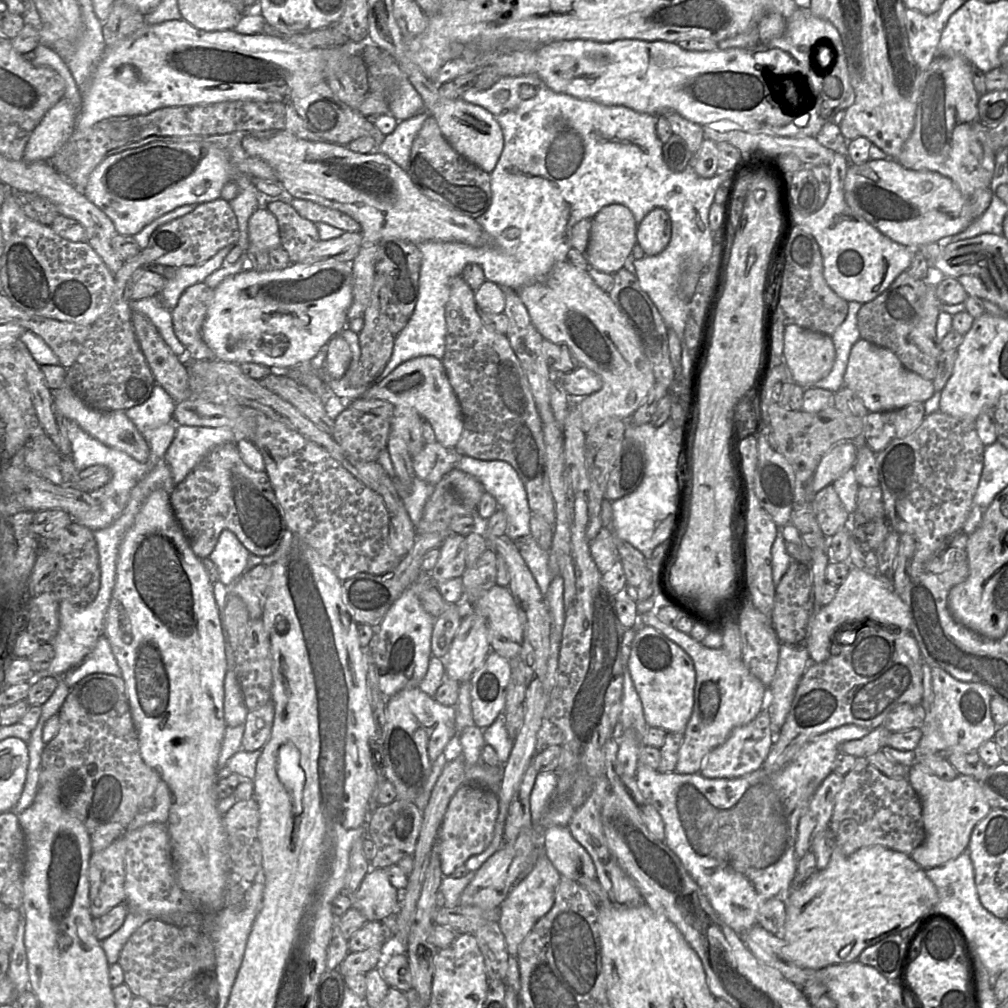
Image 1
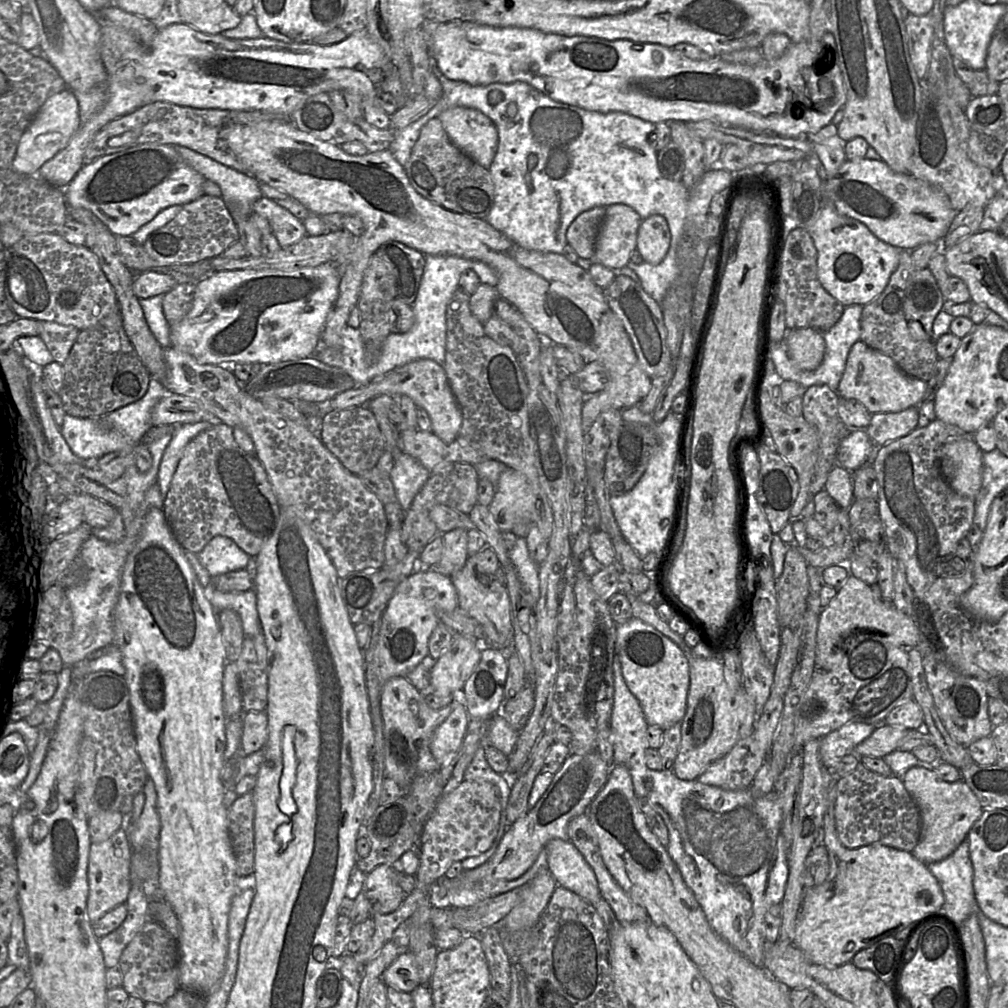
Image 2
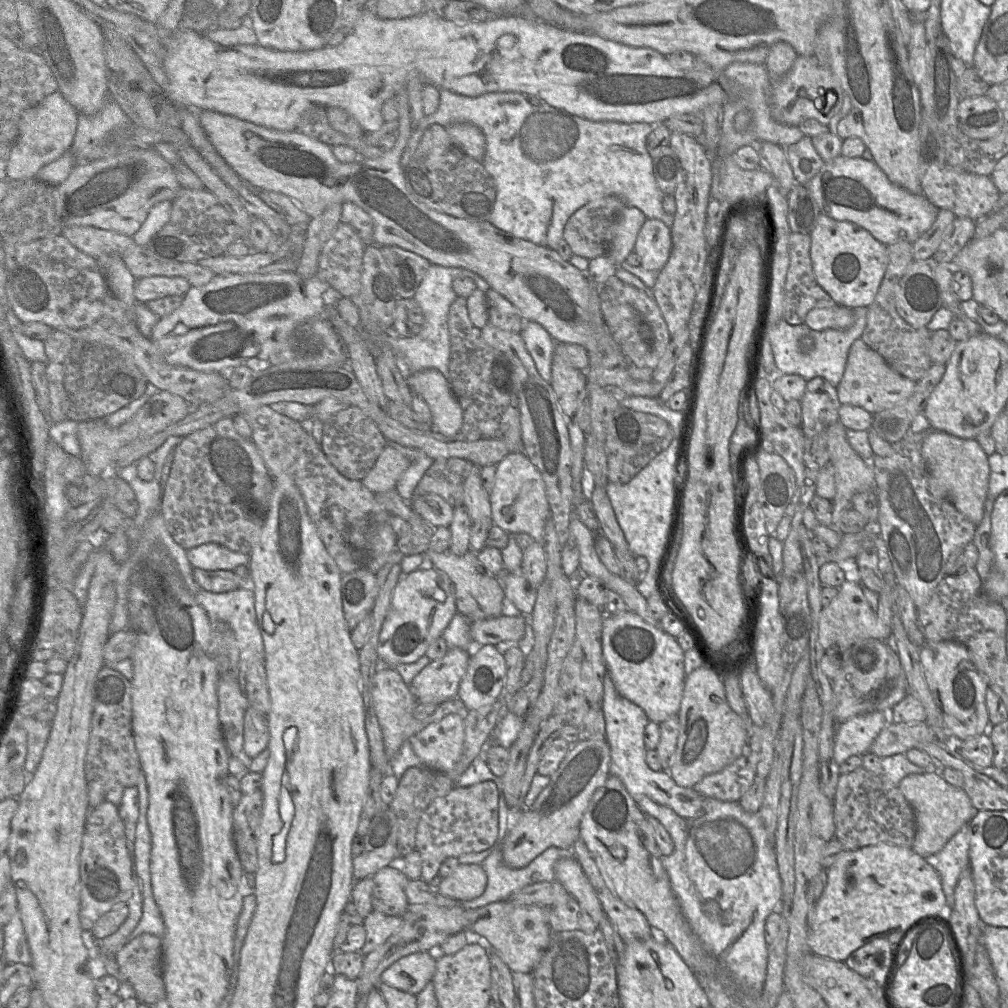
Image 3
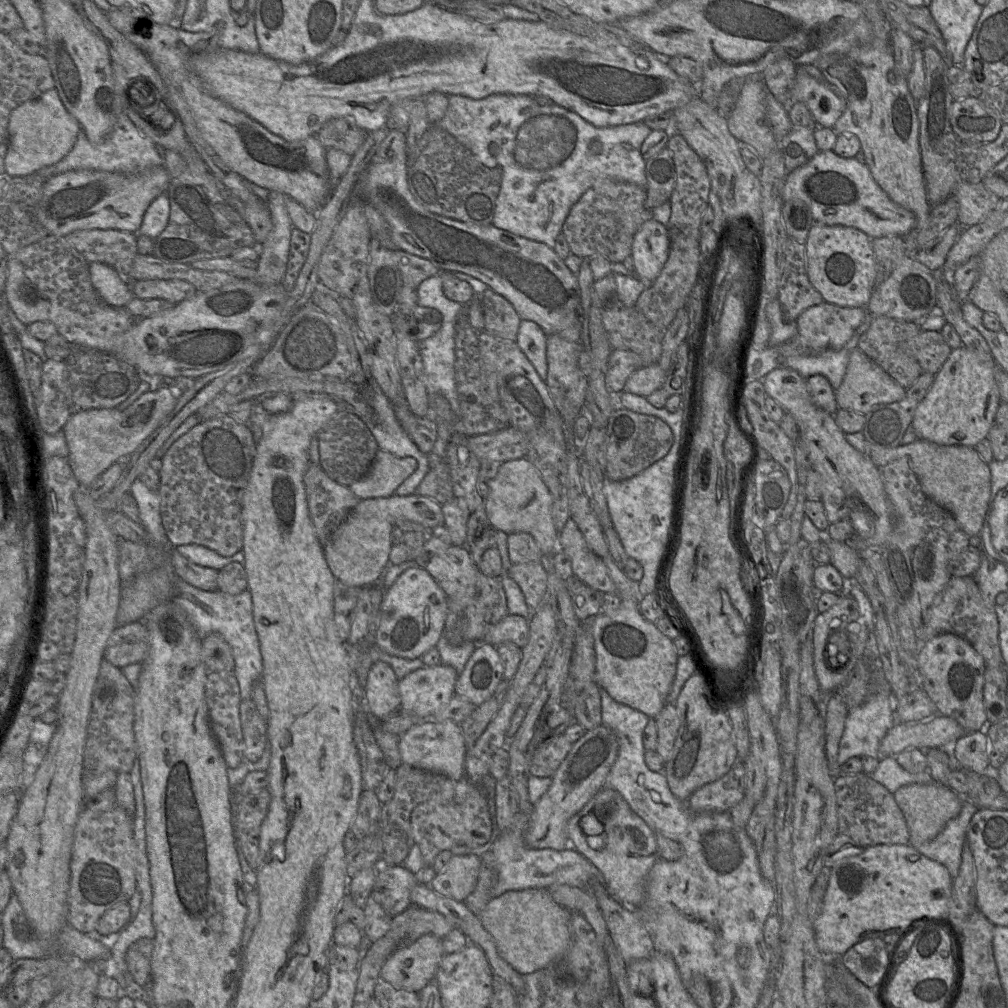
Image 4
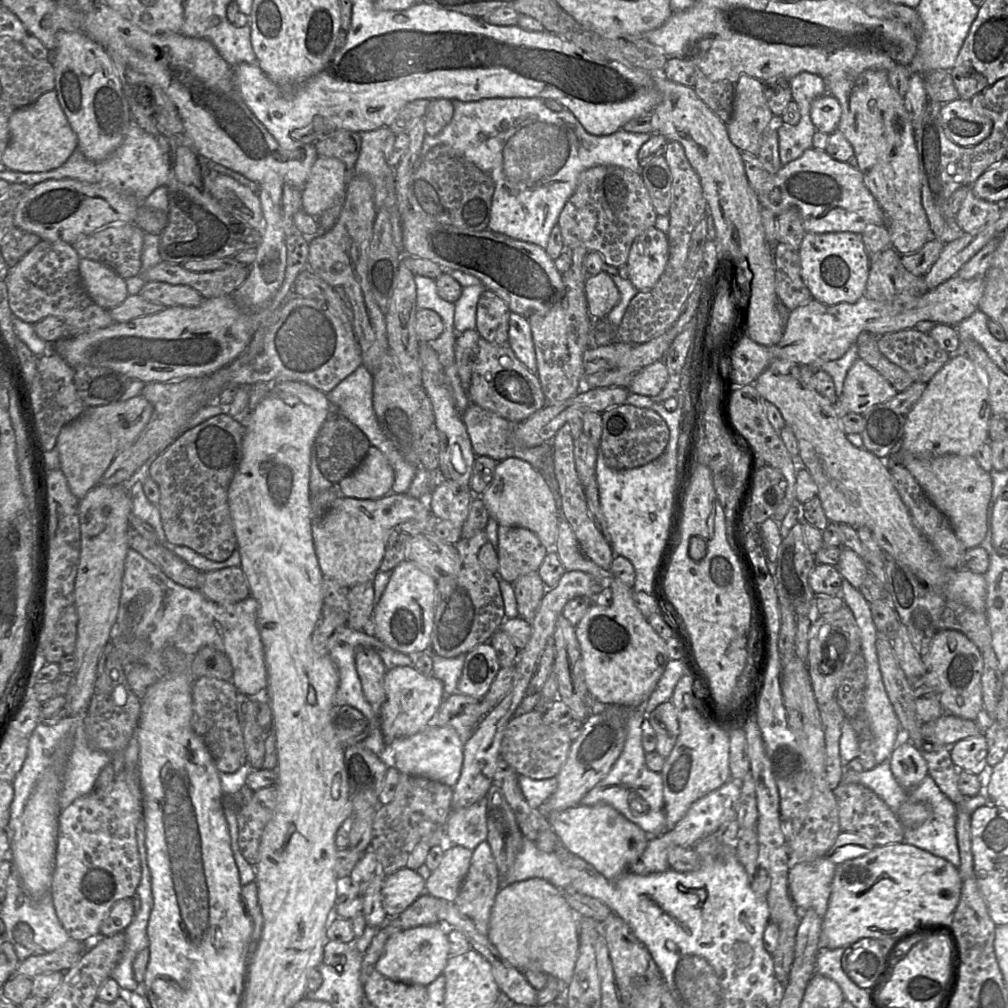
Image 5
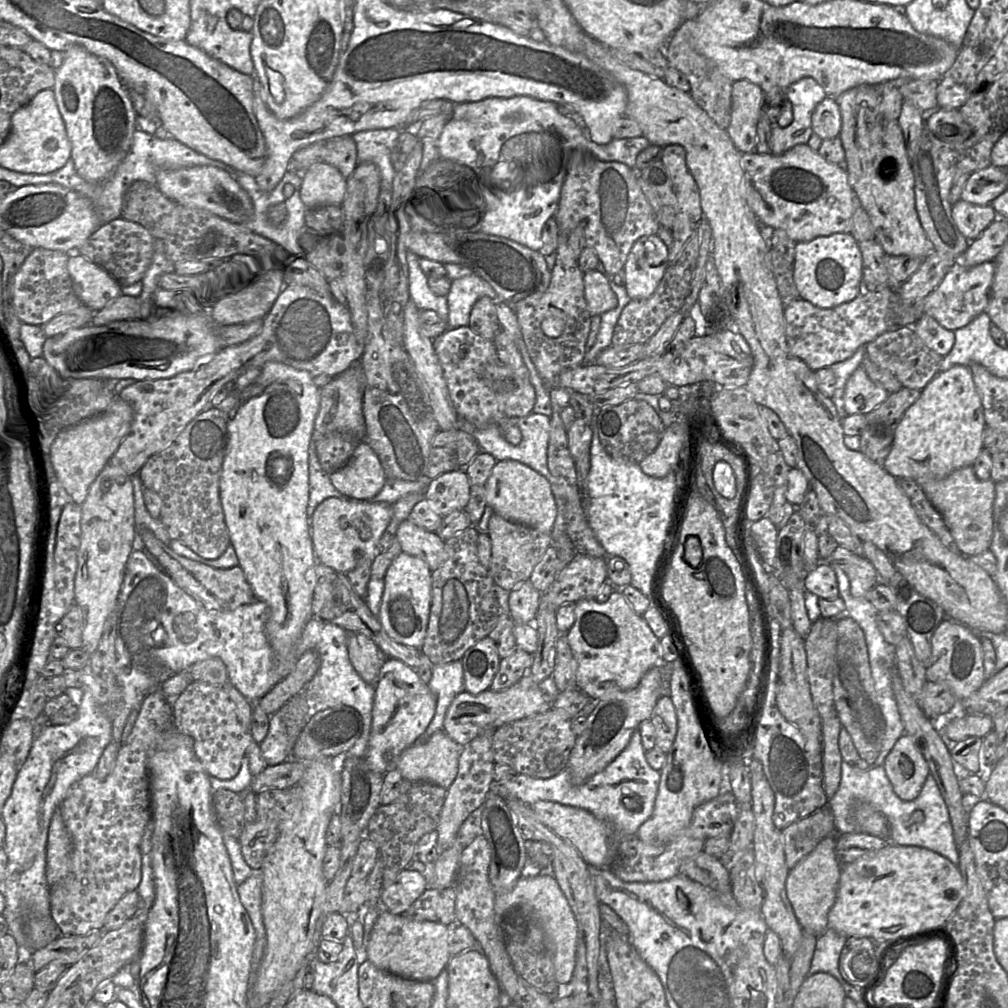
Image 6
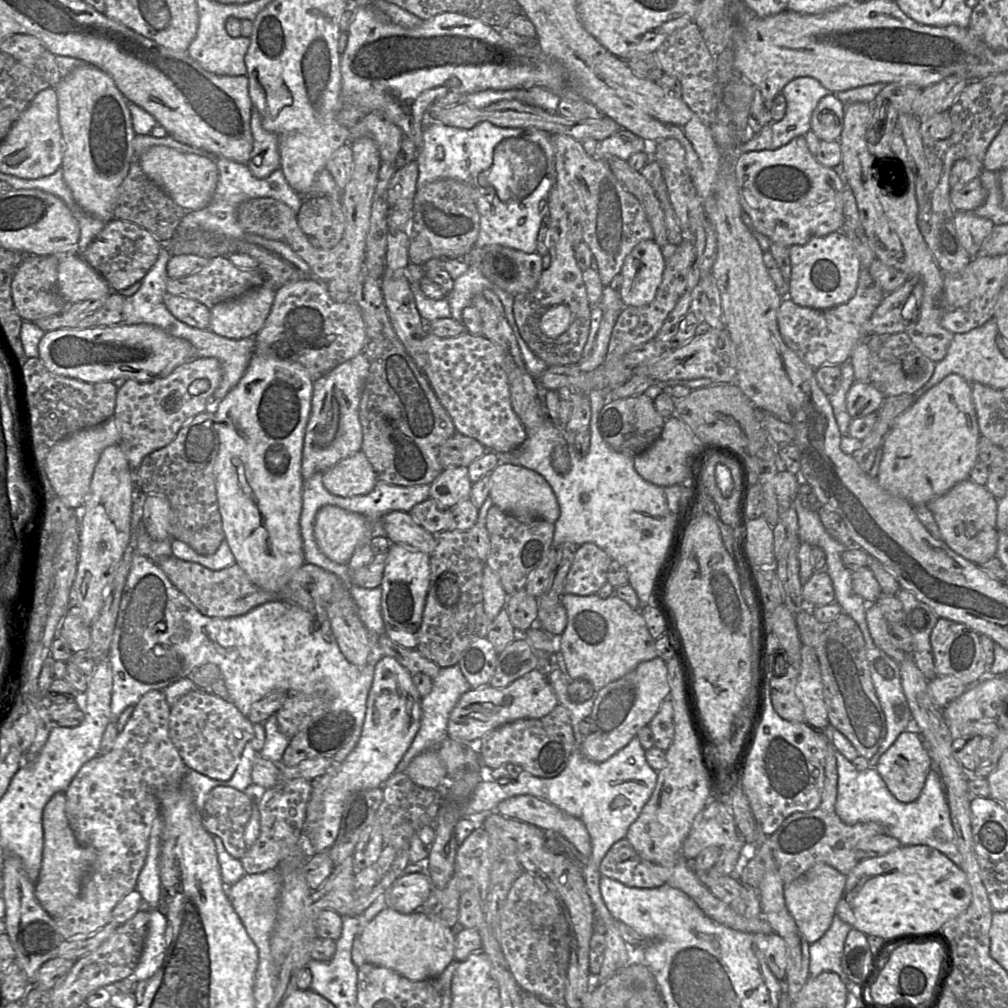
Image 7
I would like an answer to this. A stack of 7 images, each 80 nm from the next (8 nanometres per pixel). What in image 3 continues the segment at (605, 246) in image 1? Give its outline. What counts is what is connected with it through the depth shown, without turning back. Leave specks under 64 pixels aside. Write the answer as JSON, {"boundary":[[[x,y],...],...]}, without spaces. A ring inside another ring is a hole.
{"boundary":[[[627,205],[615,224],[606,256],[615,264],[622,264],[634,250],[637,234],[647,218],[640,209]]]}

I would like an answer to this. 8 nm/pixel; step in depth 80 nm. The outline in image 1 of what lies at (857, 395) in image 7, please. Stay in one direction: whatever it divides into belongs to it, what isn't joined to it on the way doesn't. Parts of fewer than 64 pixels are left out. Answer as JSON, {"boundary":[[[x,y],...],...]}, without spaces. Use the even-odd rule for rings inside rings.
{"boundary":[[[861,338],[852,346],[843,387],[854,391],[868,412],[885,412],[901,409],[912,403],[924,403],[935,393],[932,380],[907,370],[890,349]]]}

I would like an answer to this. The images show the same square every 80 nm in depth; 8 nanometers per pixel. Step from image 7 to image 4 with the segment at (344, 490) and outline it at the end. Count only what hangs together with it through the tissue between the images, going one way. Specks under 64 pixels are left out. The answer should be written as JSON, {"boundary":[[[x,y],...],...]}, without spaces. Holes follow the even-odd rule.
{"boundary":[[[378,449],[368,473],[351,484],[349,489],[360,500],[393,495],[398,486],[413,473],[416,465],[414,458],[401,458]]]}

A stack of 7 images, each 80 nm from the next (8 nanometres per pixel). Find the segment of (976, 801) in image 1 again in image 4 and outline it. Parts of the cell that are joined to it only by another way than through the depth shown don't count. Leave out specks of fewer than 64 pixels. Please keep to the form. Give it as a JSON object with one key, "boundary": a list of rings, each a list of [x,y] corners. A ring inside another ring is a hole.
{"boundary":[[[936,781],[904,785],[894,792],[894,798],[905,817],[910,833],[909,844],[913,847],[933,840],[946,823],[960,813],[963,801],[963,797],[948,785]]]}

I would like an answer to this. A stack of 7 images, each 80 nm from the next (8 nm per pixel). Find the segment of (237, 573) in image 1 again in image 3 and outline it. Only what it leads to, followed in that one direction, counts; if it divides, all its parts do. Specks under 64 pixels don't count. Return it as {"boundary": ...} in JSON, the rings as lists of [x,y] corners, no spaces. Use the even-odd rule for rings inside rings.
{"boundary":[[[217,543],[201,544],[186,551],[191,565],[204,570],[234,570],[249,562],[249,554],[231,551]]]}

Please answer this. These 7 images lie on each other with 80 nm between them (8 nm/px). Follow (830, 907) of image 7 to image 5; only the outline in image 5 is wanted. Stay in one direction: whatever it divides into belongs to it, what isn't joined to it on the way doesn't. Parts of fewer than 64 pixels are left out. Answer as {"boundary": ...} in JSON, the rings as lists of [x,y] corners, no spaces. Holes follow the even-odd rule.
{"boundary":[[[824,856],[790,868],[788,888],[797,910],[802,913],[812,909],[819,917],[824,917],[836,866]]]}

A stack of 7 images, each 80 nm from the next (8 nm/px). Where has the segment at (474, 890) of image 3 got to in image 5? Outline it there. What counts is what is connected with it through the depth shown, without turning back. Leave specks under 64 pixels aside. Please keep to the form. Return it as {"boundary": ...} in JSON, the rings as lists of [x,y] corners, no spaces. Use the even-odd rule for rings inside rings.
{"boundary":[[[446,844],[439,866],[431,871],[425,881],[426,892],[436,898],[454,902],[469,870],[471,857],[471,850]]]}

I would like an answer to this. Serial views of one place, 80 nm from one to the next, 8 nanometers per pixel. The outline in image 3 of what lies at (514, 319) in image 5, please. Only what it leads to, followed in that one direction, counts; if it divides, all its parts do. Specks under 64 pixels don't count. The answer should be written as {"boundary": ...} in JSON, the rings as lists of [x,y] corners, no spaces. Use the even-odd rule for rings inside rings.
{"boundary":[[[524,321],[520,335],[532,357],[541,378],[550,383],[552,361],[556,342],[550,334],[535,321]]]}

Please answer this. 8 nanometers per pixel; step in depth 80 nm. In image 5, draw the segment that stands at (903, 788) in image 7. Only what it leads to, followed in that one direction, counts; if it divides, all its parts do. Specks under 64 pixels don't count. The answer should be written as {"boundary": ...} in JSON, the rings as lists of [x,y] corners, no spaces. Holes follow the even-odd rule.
{"boundary":[[[908,739],[896,745],[889,761],[895,779],[903,788],[916,787],[928,775],[926,760]]]}

